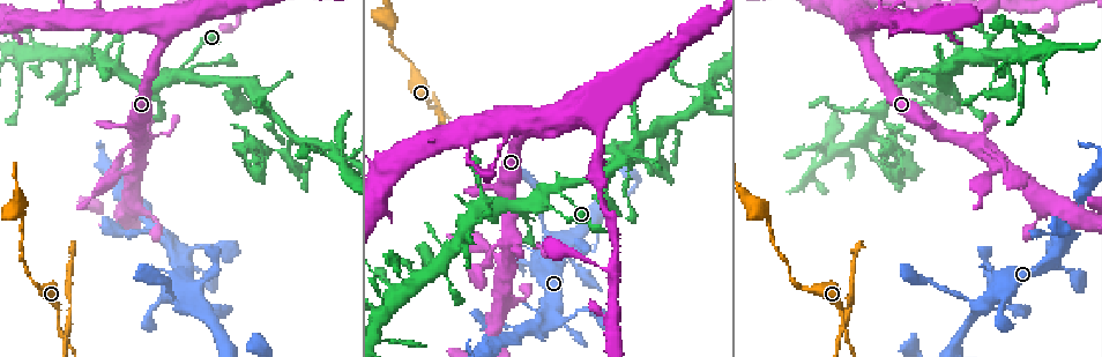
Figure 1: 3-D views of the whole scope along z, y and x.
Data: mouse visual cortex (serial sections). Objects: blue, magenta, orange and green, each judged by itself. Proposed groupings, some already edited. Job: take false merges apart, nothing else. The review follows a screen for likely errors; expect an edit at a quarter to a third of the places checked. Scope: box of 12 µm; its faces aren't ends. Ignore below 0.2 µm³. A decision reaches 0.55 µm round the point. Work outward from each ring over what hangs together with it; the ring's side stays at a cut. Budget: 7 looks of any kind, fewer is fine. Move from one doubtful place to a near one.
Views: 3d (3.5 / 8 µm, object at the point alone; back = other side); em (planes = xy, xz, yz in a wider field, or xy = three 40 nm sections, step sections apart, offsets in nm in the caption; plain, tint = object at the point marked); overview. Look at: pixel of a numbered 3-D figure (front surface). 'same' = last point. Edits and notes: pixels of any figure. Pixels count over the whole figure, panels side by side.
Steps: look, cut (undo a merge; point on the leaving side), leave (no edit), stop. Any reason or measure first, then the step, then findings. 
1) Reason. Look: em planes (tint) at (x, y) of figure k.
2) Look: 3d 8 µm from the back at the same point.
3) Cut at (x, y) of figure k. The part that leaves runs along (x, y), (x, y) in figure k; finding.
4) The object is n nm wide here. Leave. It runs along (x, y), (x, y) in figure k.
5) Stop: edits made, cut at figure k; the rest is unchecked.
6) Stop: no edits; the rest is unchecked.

Look: 3d 3.5 µm from the back at (58, 330) of figure 1.

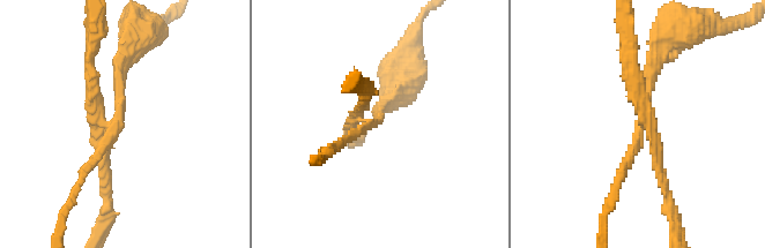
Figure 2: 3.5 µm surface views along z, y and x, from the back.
Shape alone is not enough. Look: em xy step 1 (tint) at (376, 120) of figure 2.

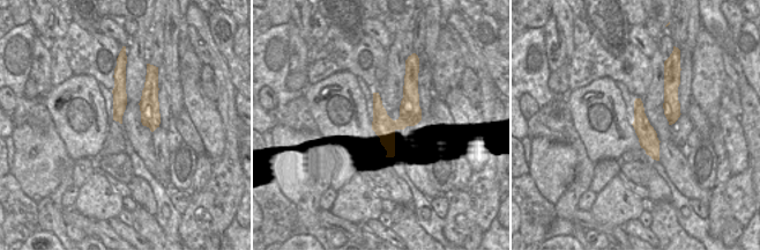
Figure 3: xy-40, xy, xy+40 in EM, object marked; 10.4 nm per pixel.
Cut at (634, 87) of figure 2. The part that leaves runs along (640, 122), (626, 27) in figure 2; two cells meet here.

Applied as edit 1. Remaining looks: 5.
Two arms in line, one across. Look: 3d 3.5 µm at (97, 12) of figure 1.

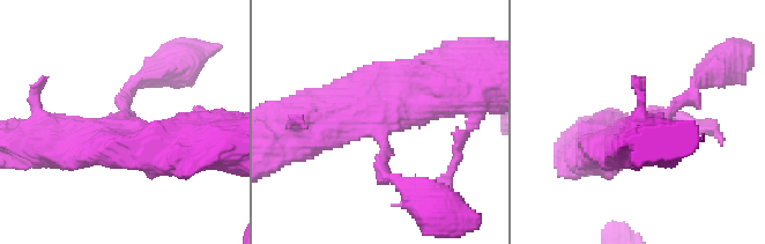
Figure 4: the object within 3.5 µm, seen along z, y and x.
3 arms meet here; the arms are 200, 600, 700 nm wide; shape alone is not enough. Look: em planes (tint) at (380, 124) of figure 4.

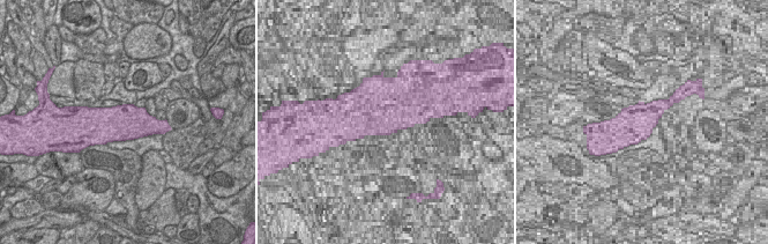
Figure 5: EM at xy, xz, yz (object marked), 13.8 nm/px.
Leave. It runs along (450, 83), (304, 125) in figure 4; one cell here.

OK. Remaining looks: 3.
Sharp bend. Look: 3d 3.5 µm at (652, 162) of figure 1.

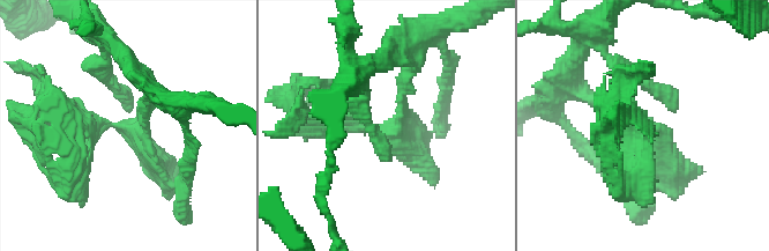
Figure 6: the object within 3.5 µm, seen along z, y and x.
Look: em planes (tint) at (386, 130) of figure 6.

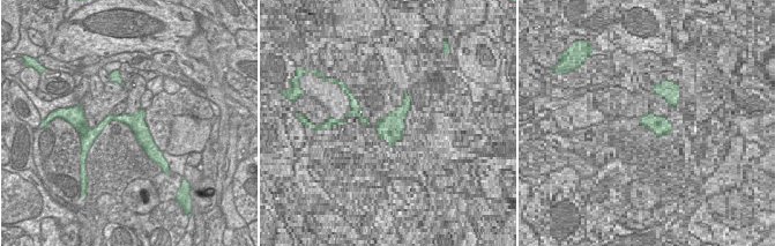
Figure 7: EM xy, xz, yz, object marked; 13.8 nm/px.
Cut at (84, 132) of figure 6. The part that leaves runs along (109, 126), (40, 104), (30, 123) in figure 6; two cells meet here.

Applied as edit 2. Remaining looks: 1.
Stop: edits made, cut at figure 2, cut at figure 6; the rest is unchecked.

